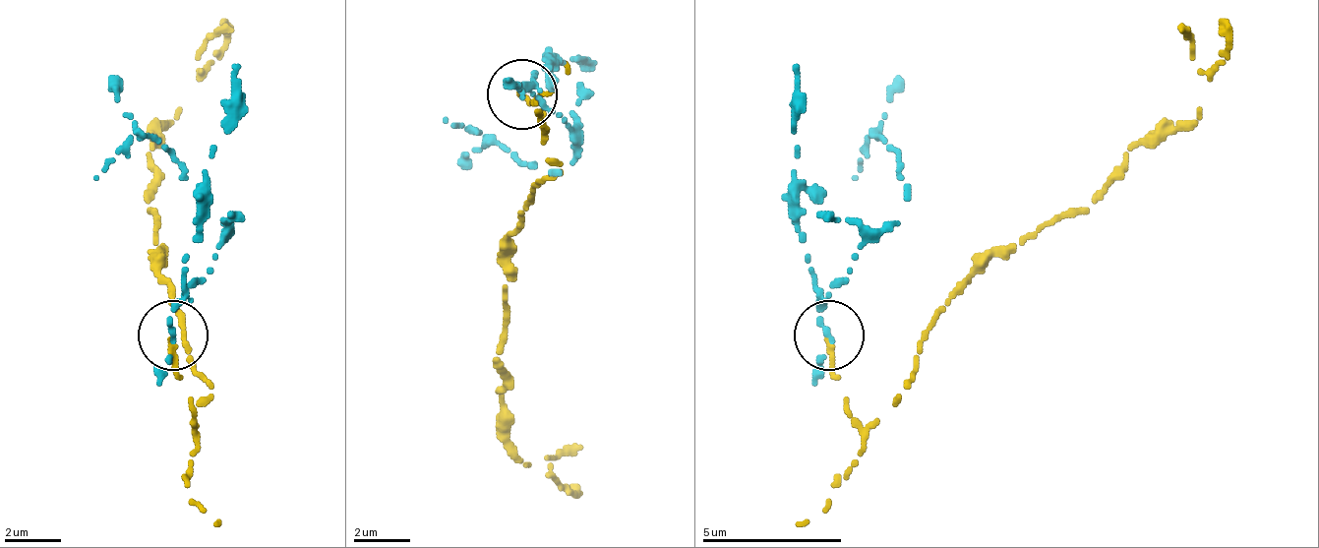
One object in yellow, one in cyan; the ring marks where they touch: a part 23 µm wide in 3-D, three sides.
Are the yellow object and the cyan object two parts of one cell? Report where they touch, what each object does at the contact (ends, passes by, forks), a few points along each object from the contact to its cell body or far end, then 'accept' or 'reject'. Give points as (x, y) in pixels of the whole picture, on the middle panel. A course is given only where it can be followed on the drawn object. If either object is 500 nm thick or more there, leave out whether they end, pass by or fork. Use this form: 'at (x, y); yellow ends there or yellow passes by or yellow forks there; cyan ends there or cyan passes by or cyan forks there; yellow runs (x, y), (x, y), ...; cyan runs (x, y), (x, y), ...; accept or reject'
at (522, 93); yellow ends there; cyan ends there; yellow runs (520, 91), (548, 162), (563, 169), (541, 183), (507, 239), (500, 428), (527, 462), (576, 491), (569, 484); cyan runs (520, 91), (527, 85), (563, 113), (576, 154), (534, 169), (493, 141), (457, 162); reject

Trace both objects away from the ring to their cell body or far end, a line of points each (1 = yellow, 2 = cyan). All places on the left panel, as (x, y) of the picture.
1: (171, 340), (192, 424), (213, 390), (192, 368), (185, 312), (157, 277), (150, 138), (227, 39), (220, 19)
2: (171, 334), (178, 298), (213, 271), (227, 228), (144, 131), (108, 75)

